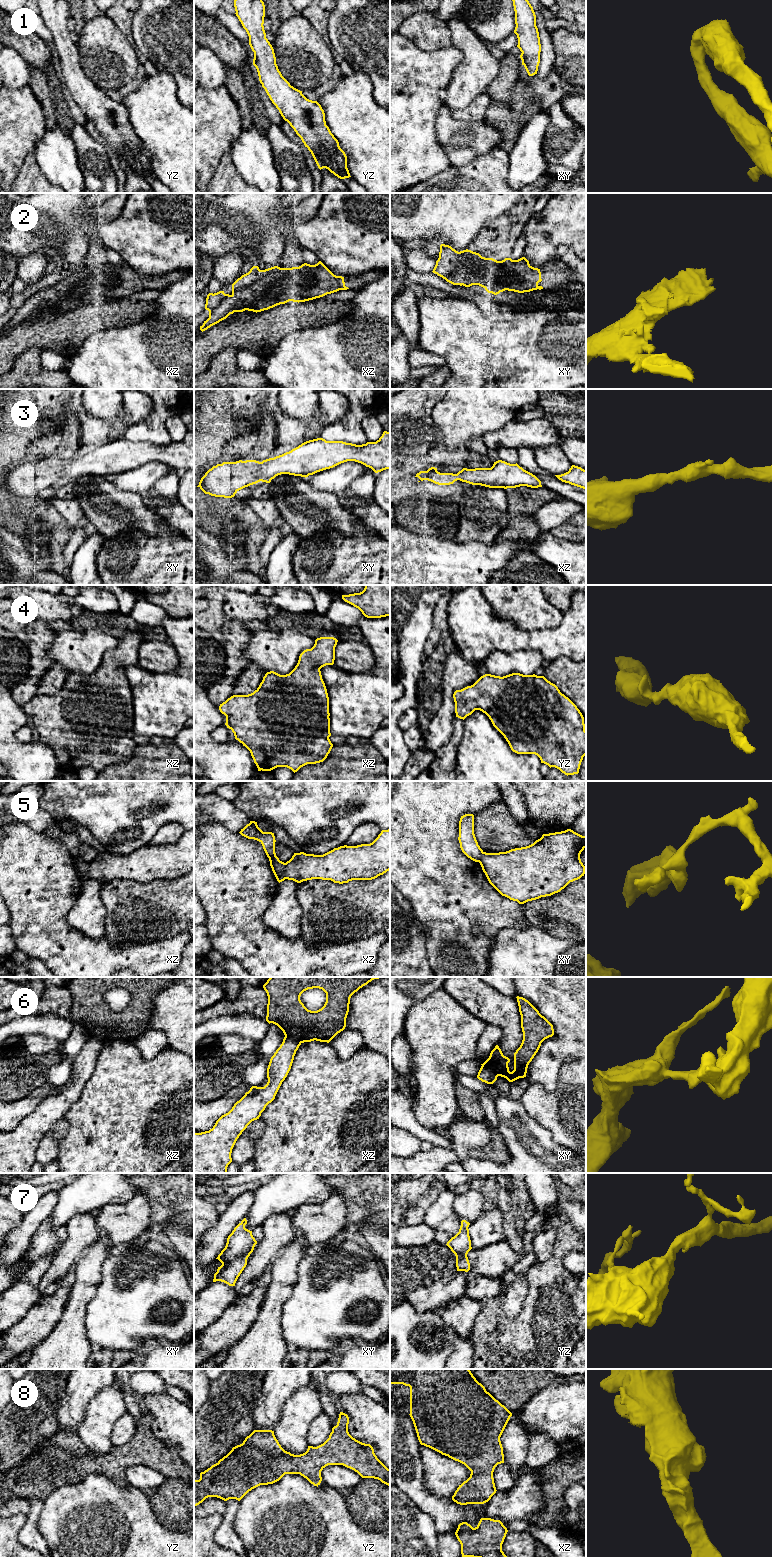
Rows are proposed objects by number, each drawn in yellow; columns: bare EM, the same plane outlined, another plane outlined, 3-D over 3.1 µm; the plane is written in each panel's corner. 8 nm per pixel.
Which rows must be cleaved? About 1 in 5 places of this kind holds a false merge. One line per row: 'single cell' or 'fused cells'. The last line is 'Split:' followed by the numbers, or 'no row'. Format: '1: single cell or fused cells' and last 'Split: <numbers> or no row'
1: single cell
2: single cell
3: single cell
4: single cell
5: fused cells
6: fused cells
7: single cell
8: single cell
Split: 5, 6

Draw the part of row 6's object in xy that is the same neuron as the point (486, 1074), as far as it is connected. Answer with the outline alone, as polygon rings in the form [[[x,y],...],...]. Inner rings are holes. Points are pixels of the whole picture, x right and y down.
[[[481,1066],[477,1078],[487,1084],[493,1084],[497,1080],[496,1073],[487,1066]]]

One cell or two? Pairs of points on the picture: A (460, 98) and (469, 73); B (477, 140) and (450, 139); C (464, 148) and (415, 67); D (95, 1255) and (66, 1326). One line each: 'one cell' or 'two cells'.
A: one cell
B: one cell
C: two cells
D: one cell

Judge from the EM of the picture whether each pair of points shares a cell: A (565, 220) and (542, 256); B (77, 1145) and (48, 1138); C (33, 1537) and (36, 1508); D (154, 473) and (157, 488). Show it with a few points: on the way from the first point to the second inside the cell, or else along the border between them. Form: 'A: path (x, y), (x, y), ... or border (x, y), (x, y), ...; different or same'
A: path (556, 229), (553, 232), (552, 240), (545, 247); same
B: border (64, 1119), (68, 1129), (58, 1143), (55, 1159); different
C: path (33, 1530), (34, 1515); same
D: border (171, 467), (147, 491); different

